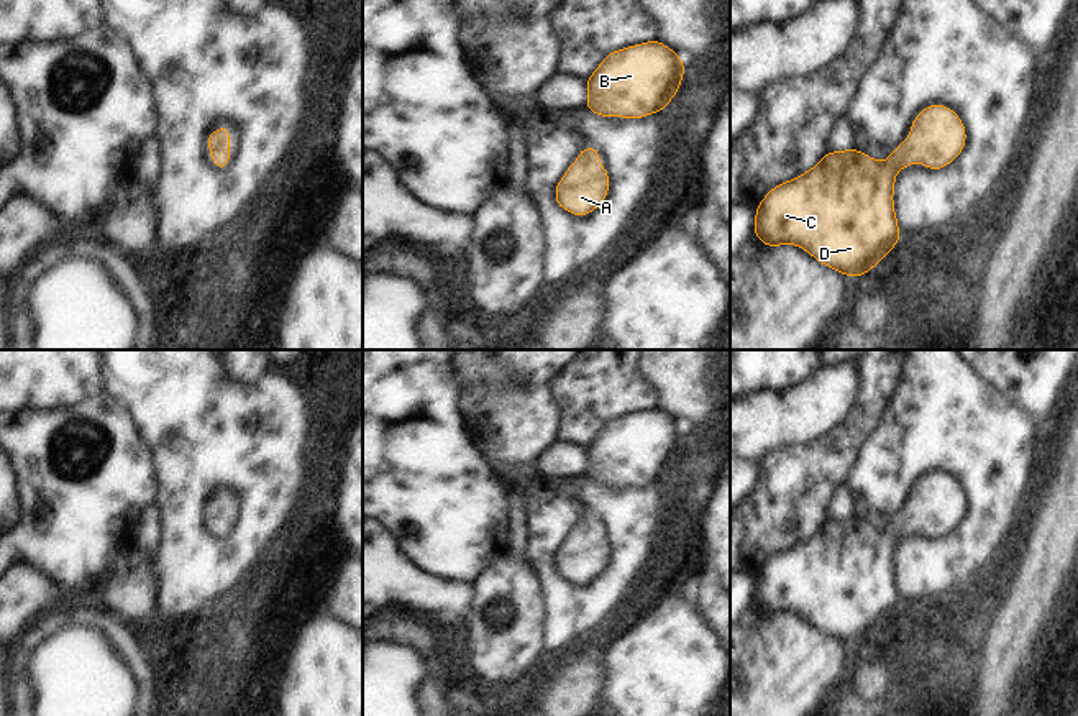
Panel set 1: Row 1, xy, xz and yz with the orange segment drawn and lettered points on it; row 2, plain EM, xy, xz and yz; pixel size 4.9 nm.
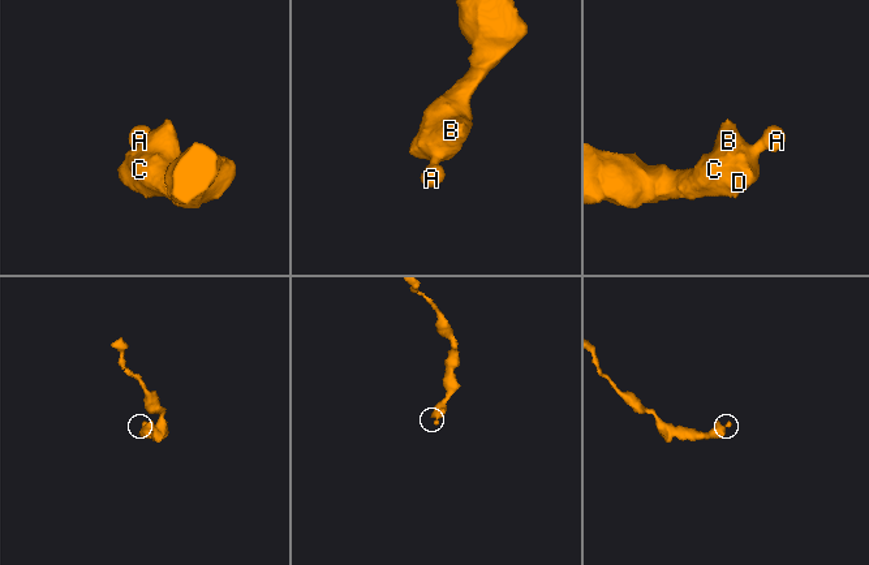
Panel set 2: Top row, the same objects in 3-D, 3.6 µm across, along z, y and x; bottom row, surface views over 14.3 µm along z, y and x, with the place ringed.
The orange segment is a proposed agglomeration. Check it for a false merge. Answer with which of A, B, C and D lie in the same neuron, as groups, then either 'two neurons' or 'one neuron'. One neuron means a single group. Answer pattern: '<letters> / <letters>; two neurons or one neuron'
A B C D; one neuron

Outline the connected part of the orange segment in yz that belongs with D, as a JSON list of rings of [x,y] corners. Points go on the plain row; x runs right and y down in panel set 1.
[[[942,471],[922,476],[911,491],[906,509],[901,509],[886,529],[876,529],[858,516],[825,519],[824,526],[797,545],[776,552],[755,575],[753,604],[763,614],[796,613],[824,634],[850,645],[870,640],[899,609],[899,591],[894,578],[894,550],[902,535],[914,529],[930,539],[939,539],[953,530],[966,512],[966,496],[958,481]]]

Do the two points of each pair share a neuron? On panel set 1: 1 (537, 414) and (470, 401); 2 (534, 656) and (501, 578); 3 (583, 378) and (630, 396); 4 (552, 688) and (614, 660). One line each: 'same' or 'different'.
1: same
2: same
3: same
4: different

